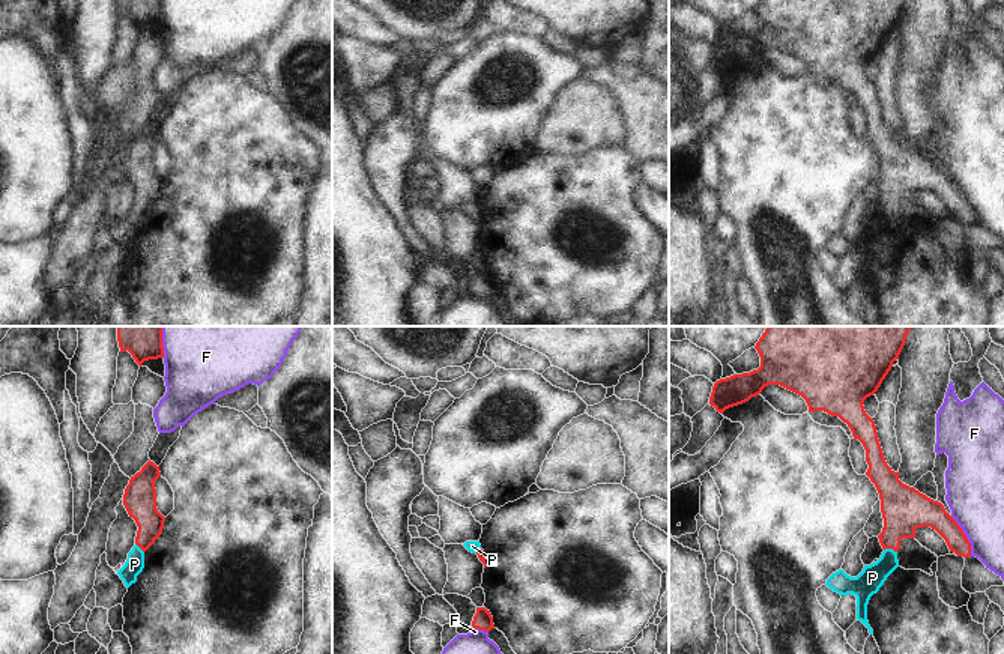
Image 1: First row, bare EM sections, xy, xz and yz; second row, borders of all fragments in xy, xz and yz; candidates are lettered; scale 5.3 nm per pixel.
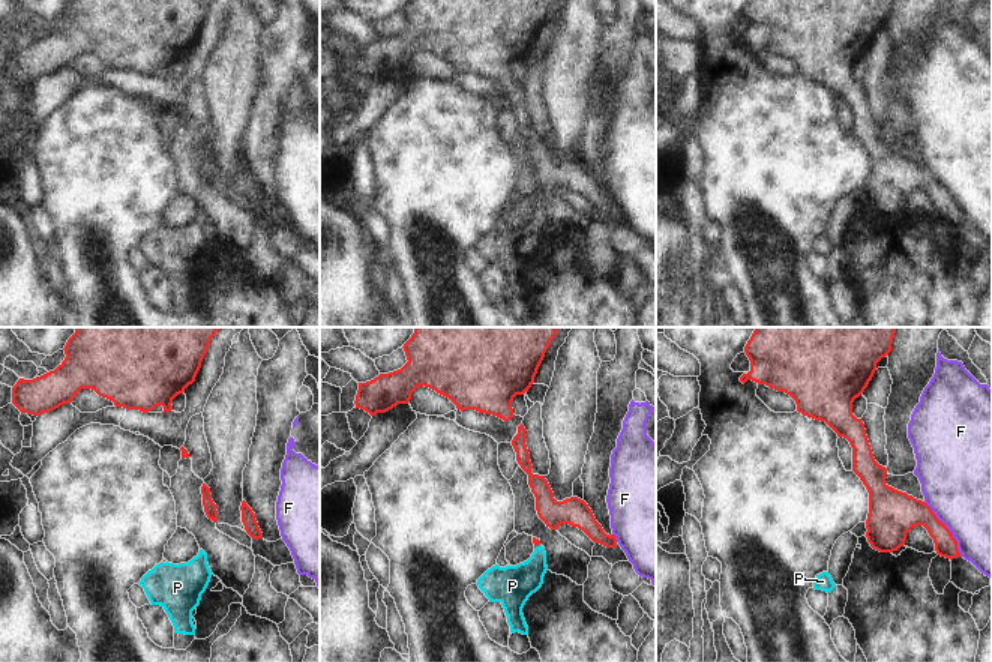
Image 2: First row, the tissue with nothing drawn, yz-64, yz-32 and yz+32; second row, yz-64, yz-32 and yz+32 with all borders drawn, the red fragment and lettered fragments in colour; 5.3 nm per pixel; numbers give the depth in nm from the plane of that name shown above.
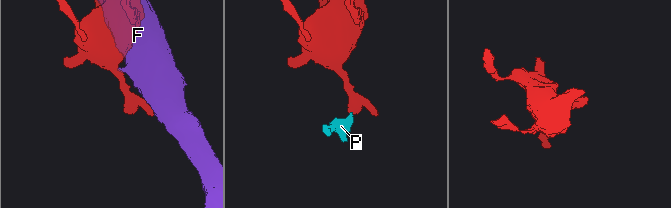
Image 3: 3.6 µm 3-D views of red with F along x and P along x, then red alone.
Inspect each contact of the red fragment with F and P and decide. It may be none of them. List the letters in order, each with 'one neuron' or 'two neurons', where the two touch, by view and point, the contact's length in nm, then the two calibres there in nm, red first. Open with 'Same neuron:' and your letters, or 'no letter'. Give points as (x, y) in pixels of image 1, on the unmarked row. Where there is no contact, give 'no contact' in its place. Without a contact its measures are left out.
Same neuron: P
F: two neurons | yz (965, 199) | 240 nm | 150/300 nm
P: one neuron | yz (890, 211) | 70 nm | 240/140 nm

